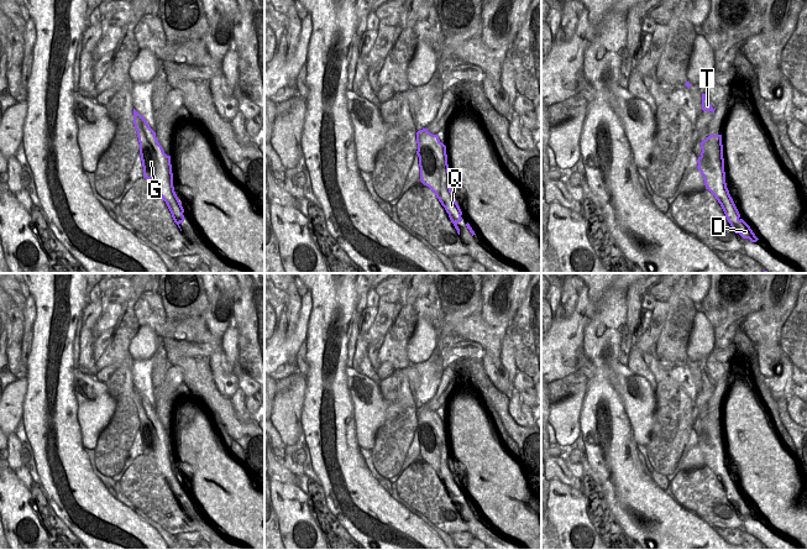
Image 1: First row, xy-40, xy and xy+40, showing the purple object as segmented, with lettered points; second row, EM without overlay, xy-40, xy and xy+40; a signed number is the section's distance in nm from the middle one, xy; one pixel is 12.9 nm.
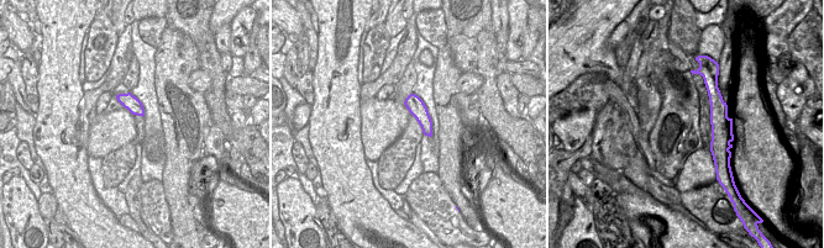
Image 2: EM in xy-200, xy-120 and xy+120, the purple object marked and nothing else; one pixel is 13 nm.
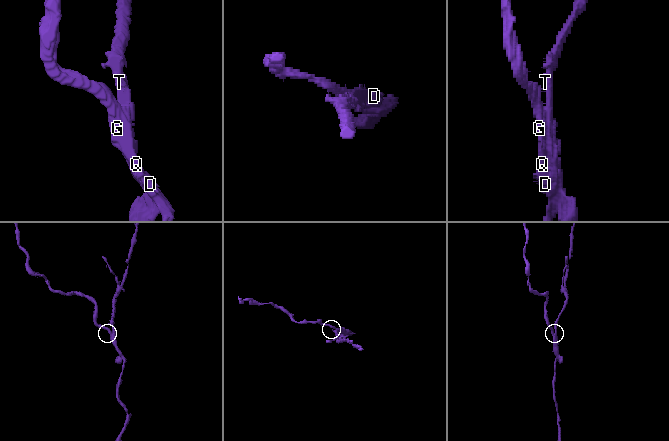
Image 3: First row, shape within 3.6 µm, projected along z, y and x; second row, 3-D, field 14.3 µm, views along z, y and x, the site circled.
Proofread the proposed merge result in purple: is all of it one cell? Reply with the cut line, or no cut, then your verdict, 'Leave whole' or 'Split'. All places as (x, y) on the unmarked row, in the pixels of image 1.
Split along xy (431, 410), (425, 420), (434, 438), (434, 446), (428, 456). Split

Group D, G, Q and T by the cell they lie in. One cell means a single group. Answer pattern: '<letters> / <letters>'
D Q T / G

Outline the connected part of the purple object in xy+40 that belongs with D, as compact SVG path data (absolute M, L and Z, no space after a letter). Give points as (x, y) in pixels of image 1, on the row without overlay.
M709 412L706 419L701 419L701 423L704 423L708 426L708 436L706 438L706 452L708 455L704 456L706 466L708 466L720 481L734 509L739 510L743 515L756 519L759 515L750 503L740 494L727 465L722 412Z

